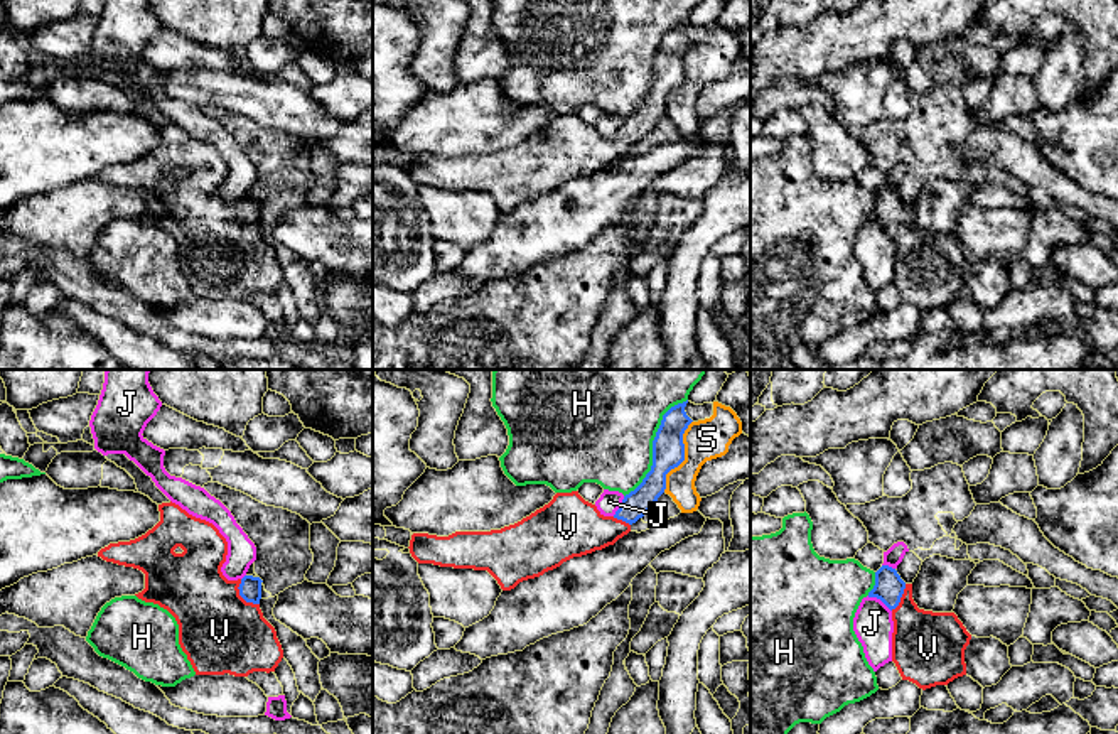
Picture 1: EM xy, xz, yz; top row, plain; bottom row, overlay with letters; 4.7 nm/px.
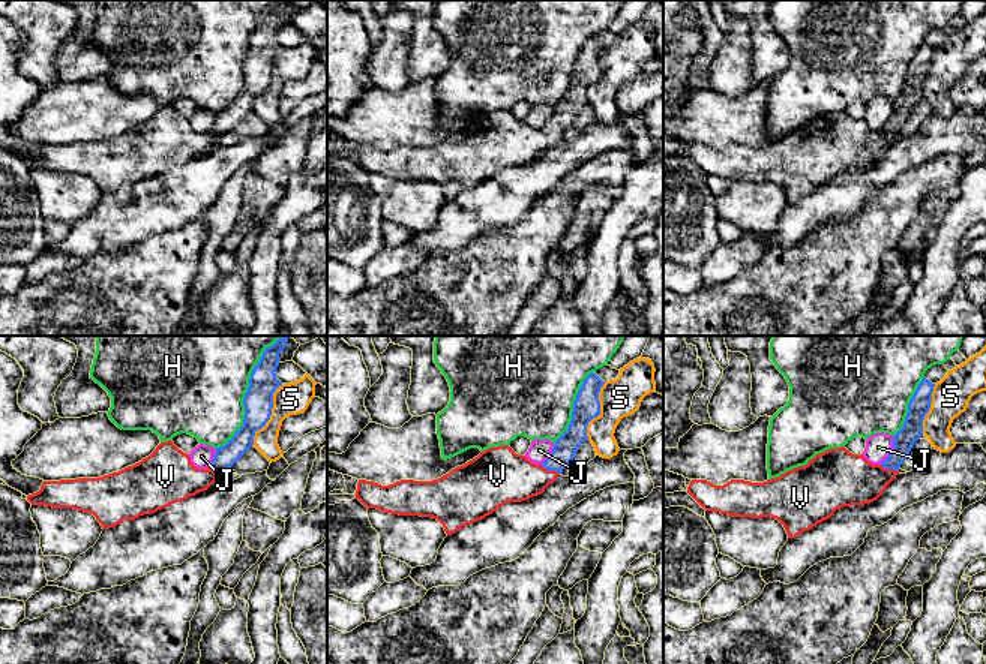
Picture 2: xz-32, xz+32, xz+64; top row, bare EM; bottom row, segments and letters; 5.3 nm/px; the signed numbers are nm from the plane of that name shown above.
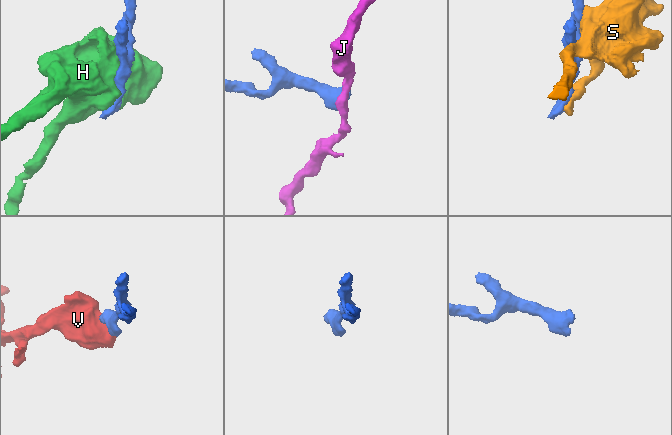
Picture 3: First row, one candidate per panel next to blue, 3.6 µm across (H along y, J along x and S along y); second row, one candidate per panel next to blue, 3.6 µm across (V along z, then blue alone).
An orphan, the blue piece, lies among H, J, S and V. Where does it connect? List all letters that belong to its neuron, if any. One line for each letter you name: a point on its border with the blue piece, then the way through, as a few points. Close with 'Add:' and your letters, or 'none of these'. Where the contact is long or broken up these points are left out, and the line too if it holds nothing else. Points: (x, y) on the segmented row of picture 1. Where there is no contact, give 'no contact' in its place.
V: contact xy (241, 596); way xy (250, 589), (241, 596), (223, 616), (220, 631)
Add: V

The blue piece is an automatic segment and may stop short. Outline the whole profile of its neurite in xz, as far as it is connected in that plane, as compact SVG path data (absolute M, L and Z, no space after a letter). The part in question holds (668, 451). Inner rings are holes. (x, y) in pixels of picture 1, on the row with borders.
M688 400L671 407L661 420L653 440L653 466L642 483L624 496L614 516L604 516L595 505L585 501L578 491L556 493L543 508L521 521L491 532L455 532L449 537L413 533L410 553L418 564L454 569L487 570L503 591L519 582L543 575L563 562L614 545L631 532L631 525L642 518L666 489L666 474L685 461L683 434L693 422L686 412Z

